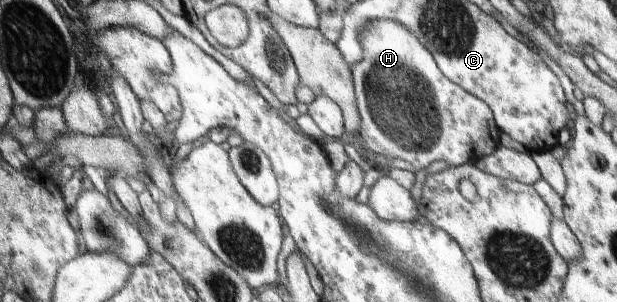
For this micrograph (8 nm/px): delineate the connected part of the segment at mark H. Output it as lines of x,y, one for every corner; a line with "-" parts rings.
376,19
370,21
364,28
361,28
361,44
363,45
363,60
360,63
354,63
351,66
353,80
355,82
355,91
357,94
360,114
363,116
363,128
360,137
363,139
363,146
376,154
387,154
392,158
400,158
410,165
414,166
418,172
422,172
434,162
446,162
452,167
457,167
466,163
475,163
482,157
492,154
500,146
501,129
495,121
495,115
487,102
480,100
475,94
464,90
463,86
456,84
449,79
443,70
439,67
435,56
431,50
410,30
405,24
392,19

